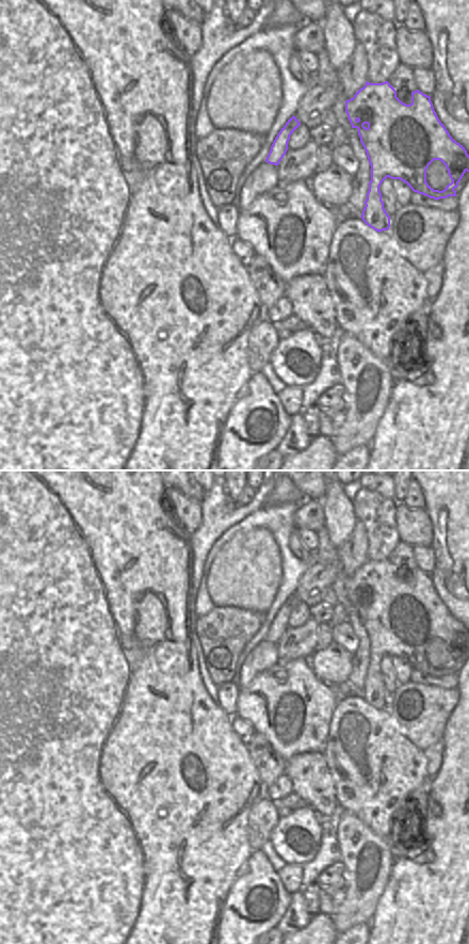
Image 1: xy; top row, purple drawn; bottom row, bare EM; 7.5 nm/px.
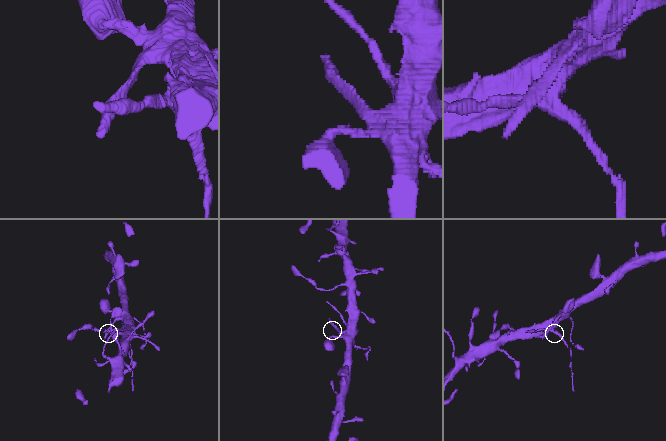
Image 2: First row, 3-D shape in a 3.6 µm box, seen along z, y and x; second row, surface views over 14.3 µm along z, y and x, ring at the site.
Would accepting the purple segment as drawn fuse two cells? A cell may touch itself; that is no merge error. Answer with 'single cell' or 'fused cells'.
fused cells

